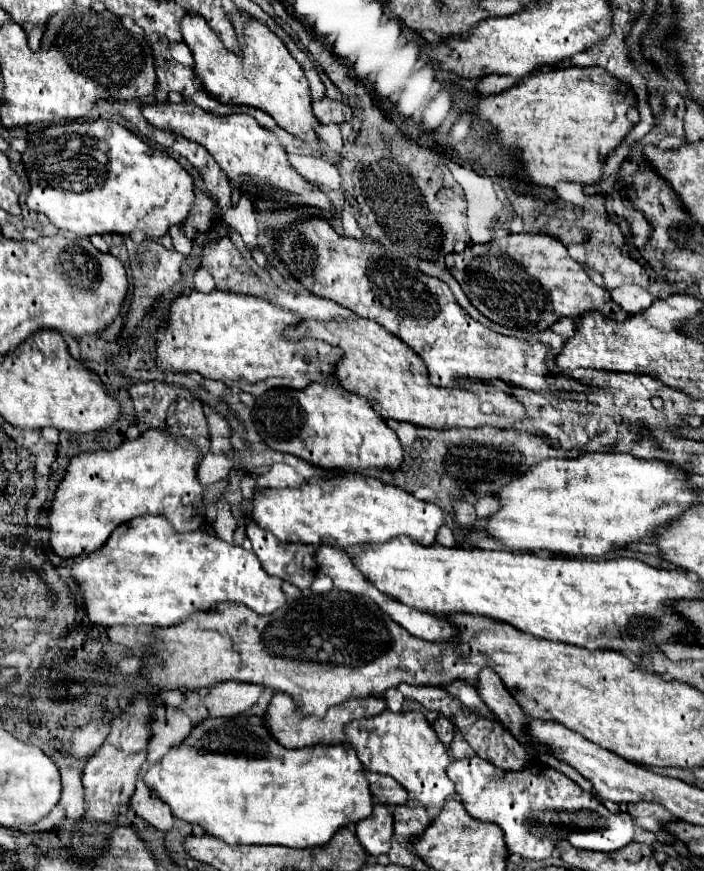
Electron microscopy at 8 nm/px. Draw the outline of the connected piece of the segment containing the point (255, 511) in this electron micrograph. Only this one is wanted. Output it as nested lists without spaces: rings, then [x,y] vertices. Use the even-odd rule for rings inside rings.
[[[345,470],[323,482],[309,480],[297,488],[261,488],[253,496],[245,516],[259,528],[275,534],[281,542],[347,548],[359,544],[383,544],[395,536],[409,536],[421,546],[431,546],[445,520],[445,514],[437,504],[417,500],[397,486],[383,484],[377,478],[353,470]]]

